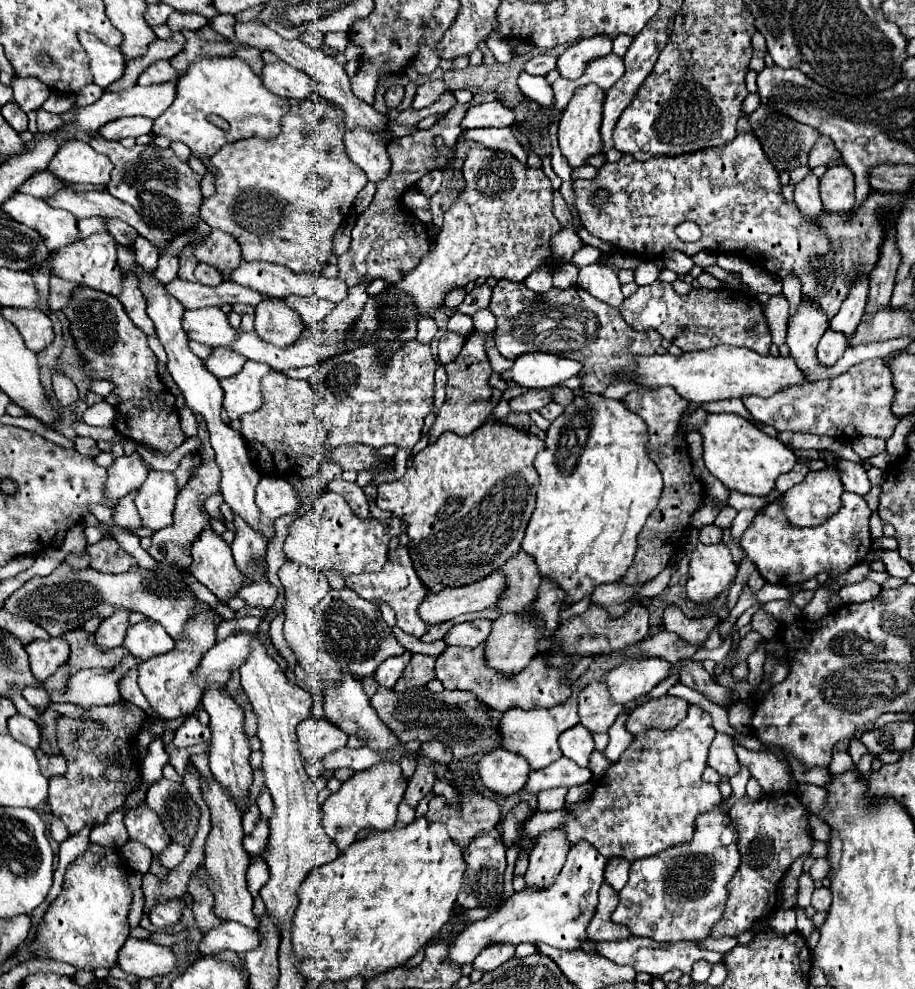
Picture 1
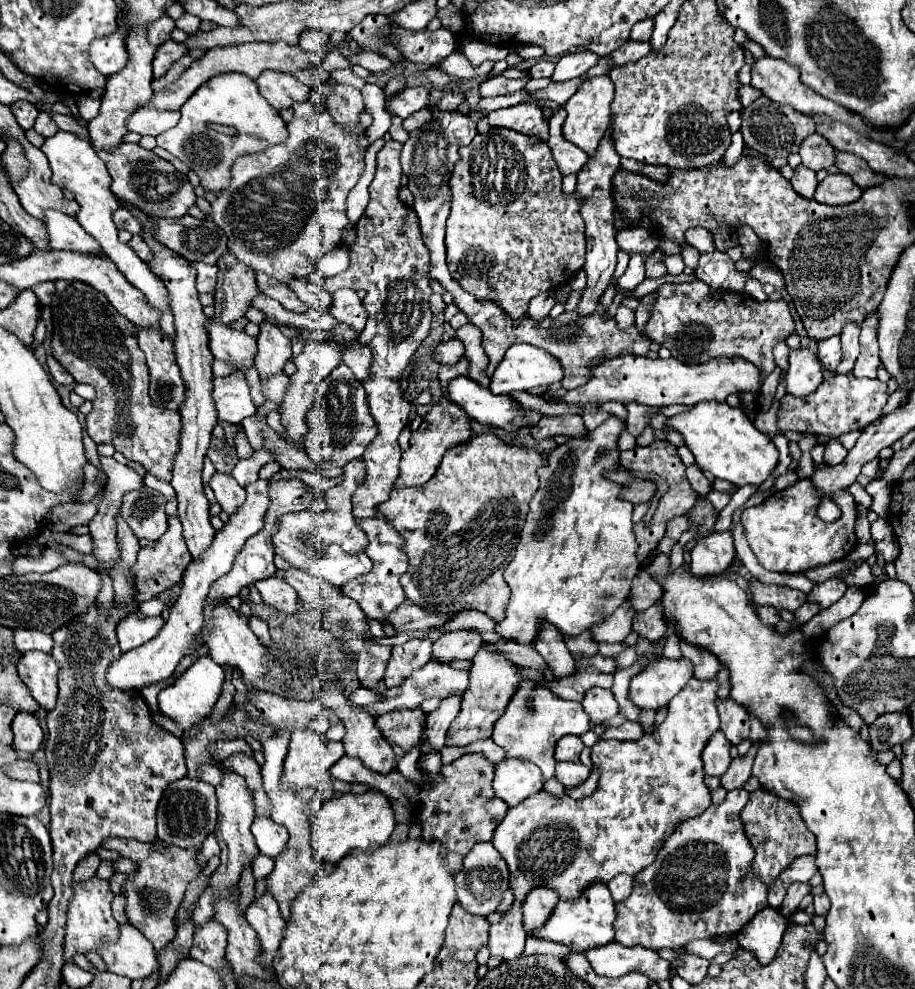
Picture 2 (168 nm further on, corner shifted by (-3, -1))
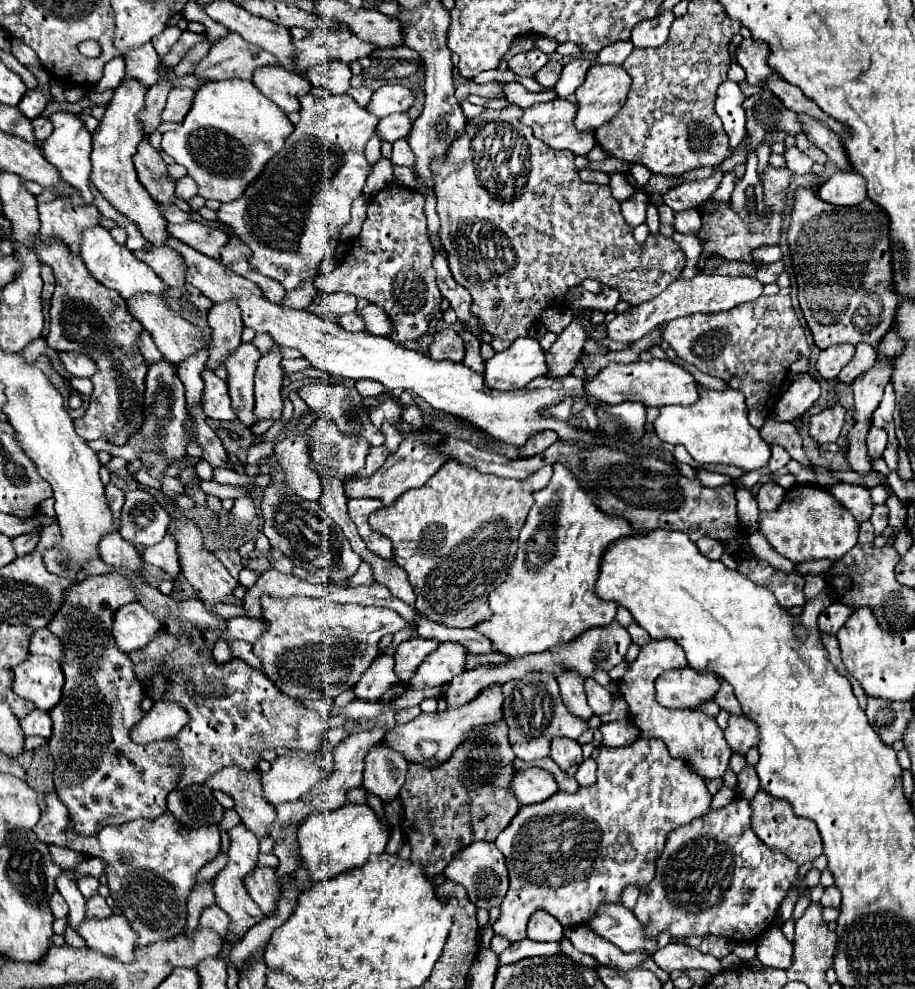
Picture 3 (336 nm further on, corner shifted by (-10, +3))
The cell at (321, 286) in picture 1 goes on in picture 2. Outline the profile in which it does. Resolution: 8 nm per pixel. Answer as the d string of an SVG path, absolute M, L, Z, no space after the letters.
M340 289L332 297L334 297L334 303L330 307L330 313L340 323L346 323L348 327L356 329L356 333L360 333L364 329L364 325L366 325L368 313L364 311L364 305L358 299L356 291L352 291L352 289Z

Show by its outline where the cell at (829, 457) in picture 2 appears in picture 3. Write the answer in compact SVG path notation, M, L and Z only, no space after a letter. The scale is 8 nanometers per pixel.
M833 405L809 419L809 433L819 443L835 443L843 427L843 417L845 409L841 405Z

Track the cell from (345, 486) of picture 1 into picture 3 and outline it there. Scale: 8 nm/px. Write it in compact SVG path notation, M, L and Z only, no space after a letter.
M241 343L225 361L223 365L229 371L229 393L233 401L233 409L237 419L247 427L257 423L255 415L255 389L253 389L253 375L257 369L261 353L253 343Z

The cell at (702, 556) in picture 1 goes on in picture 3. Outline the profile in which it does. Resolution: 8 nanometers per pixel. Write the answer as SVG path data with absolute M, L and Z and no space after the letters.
M703 537L695 543L699 547L699 551L709 557L709 559L721 559L721 555L725 553L725 545L717 539L709 539L709 537Z

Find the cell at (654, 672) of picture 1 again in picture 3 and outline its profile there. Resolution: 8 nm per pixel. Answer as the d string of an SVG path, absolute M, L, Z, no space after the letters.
M687 665L657 677L655 699L669 709L691 709L703 701L713 699L717 689L719 681L713 673L701 673Z

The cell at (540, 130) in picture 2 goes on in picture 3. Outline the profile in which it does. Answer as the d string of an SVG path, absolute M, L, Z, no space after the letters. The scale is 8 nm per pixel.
M555 99L549 103L535 103L527 109L523 109L521 123L531 127L533 135L537 139L541 139L543 143L547 143L551 149L569 149L575 155L587 155L595 147L595 137L593 137L593 133L579 133L575 129L575 125L573 125L575 111L577 111L577 107L565 99Z

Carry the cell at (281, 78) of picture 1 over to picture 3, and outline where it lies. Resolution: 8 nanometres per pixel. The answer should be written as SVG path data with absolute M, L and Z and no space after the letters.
M279 65L263 67L253 73L255 87L283 111L299 111L299 97L311 91L311 83L297 73L291 73Z

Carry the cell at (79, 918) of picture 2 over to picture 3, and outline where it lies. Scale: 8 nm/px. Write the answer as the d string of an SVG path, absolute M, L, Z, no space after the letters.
M95 893L93 897L89 897L85 905L87 905L87 911L85 911L87 919L105 919L105 917L113 915L111 907L107 905L107 901L99 893Z

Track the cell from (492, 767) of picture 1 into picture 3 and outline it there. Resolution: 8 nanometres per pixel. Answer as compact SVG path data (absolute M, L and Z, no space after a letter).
M539 767L517 771L509 783L509 789L513 791L513 795L521 805L533 805L545 801L547 797L559 791L553 775Z

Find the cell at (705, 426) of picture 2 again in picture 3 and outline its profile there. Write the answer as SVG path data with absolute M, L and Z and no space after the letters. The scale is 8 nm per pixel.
M703 389L695 405L689 407L669 405L667 409L661 409L659 419L653 425L659 439L671 445L677 443L685 445L689 455L699 465L725 463L739 467L743 471L753 471L753 469L763 469L771 459L769 443L761 437L759 429L755 429L747 421L745 397L735 389L727 389L727 391Z

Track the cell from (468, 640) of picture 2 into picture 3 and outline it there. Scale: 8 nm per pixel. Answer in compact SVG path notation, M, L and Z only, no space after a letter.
M445 641L439 643L435 653L427 655L427 661L419 665L419 673L415 675L415 681L411 681L411 687L435 687L449 683L455 675L459 675L465 669L467 663L467 649L461 643Z

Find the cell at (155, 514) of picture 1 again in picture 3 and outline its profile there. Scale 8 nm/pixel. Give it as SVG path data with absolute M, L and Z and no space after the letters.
M133 489L125 493L119 533L127 541L143 547L155 545L165 537L169 523L169 513L151 491Z

